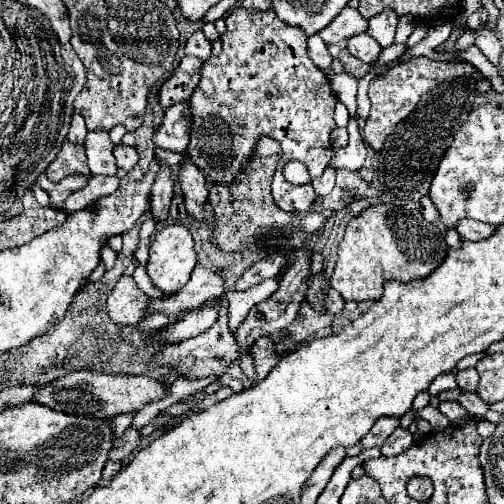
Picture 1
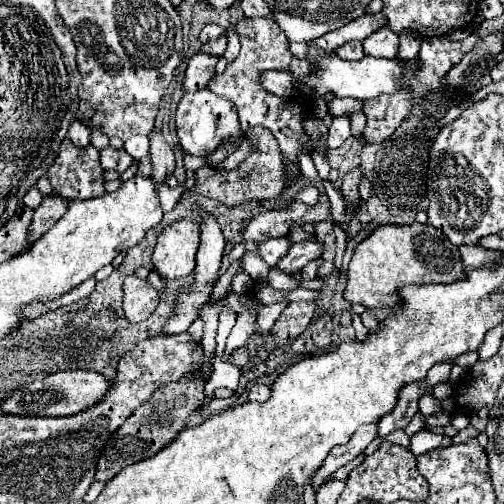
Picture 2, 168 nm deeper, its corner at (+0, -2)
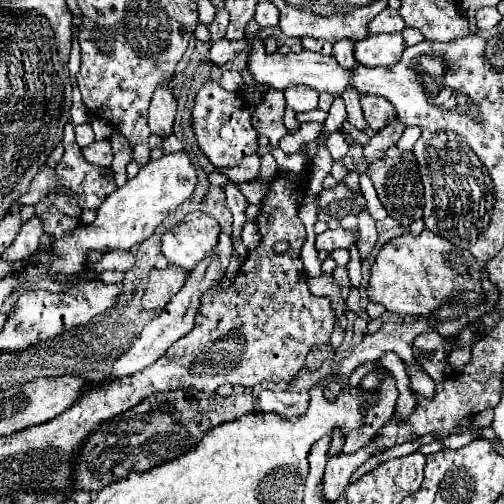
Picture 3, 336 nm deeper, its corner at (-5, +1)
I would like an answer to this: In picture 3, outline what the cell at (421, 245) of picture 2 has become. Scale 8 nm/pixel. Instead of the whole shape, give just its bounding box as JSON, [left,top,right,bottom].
[367,228,483,316]

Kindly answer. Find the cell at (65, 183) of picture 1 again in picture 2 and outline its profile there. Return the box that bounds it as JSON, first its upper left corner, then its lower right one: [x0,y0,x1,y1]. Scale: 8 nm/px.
[30,195,68,247]

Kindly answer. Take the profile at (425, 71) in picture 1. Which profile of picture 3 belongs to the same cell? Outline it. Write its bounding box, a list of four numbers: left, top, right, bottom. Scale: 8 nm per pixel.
[361,96,395,132]

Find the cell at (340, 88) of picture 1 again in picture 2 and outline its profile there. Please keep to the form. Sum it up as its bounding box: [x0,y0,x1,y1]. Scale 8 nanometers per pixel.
[328,115,350,149]

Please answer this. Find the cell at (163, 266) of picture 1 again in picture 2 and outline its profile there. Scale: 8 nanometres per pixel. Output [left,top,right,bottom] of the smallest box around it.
[152,219,200,279]

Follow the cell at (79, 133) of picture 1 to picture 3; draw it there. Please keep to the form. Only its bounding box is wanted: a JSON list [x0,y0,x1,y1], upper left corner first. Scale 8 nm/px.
[75,122,93,146]

